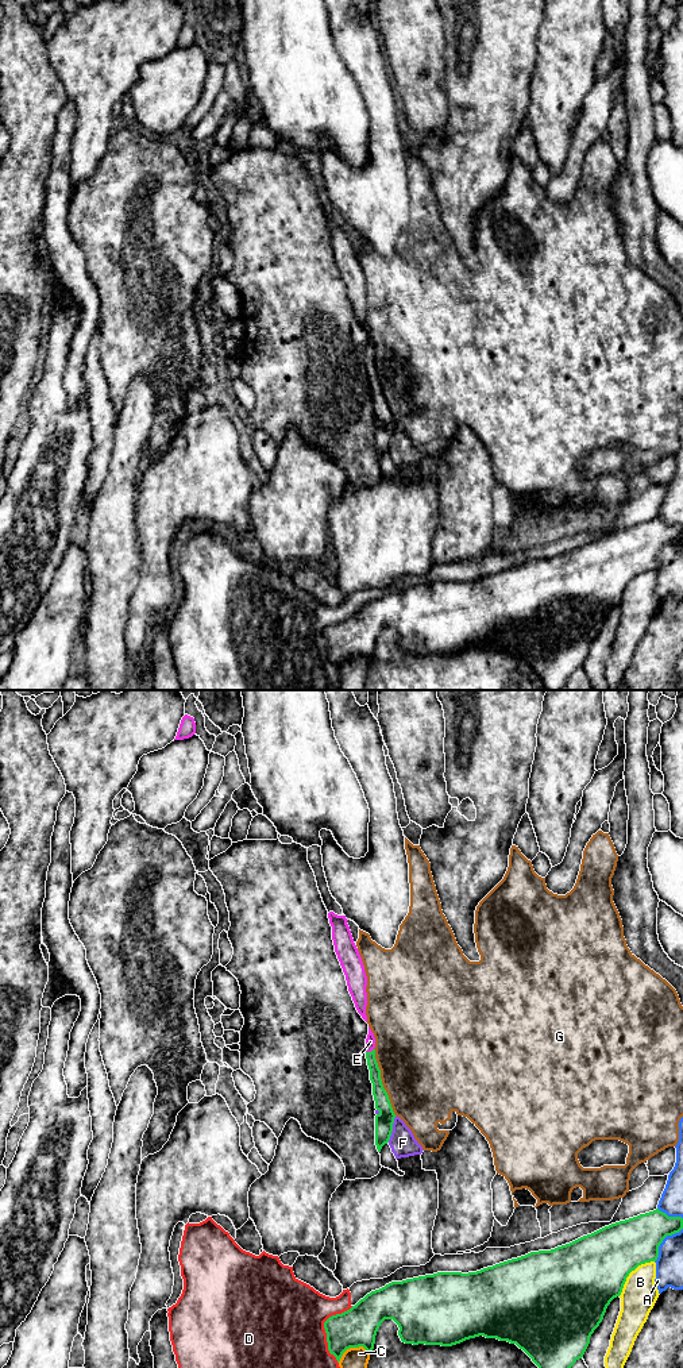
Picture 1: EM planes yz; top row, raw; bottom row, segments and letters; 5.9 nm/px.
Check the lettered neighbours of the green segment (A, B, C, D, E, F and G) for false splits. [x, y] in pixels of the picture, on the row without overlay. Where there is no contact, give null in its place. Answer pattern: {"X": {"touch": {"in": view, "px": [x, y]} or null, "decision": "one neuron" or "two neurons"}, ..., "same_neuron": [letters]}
{"A": {"touch": {"in": "yz", "px": [662, 550]}, "decision": "two neurons"}, "B": {"touch": {"in": "yz", "px": [631, 580]}, "decision": "two neurons"}, "C": {"touch": {"in": "yz", "px": [351, 655]}, "decision": "two neurons"}, "D": {"touch": {"in": "yz", "px": [324, 636]}, "decision": "two neurons"}, "E": {"touch": {"in": "yz", "px": [369, 361]}, "decision": "one neuron"}, "F": {"touch": {"in": "yz", "px": [392, 438]}, "decision": "two neurons"}, "G": {"touch": {"in": "yz", "px": [381, 390]}, "decision": "two neurons"}, "same_neuron": ["E"]}

